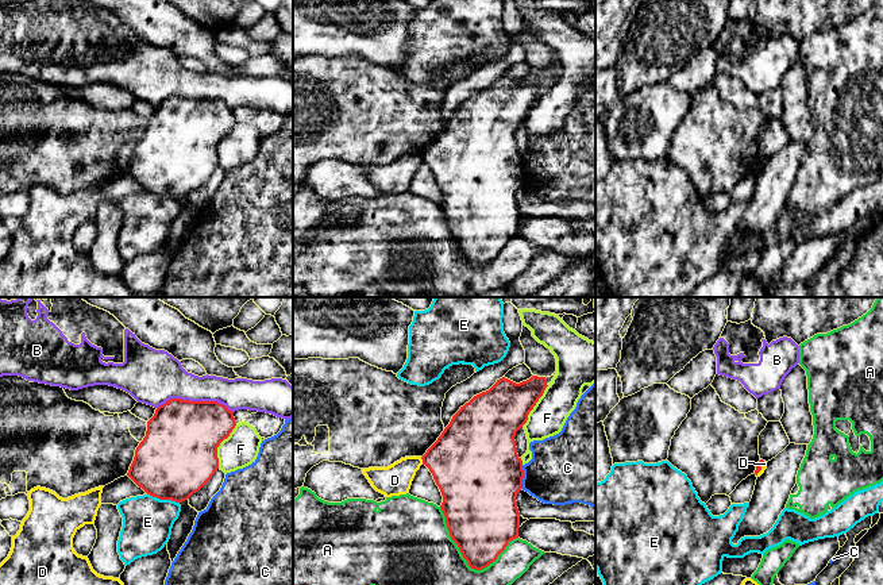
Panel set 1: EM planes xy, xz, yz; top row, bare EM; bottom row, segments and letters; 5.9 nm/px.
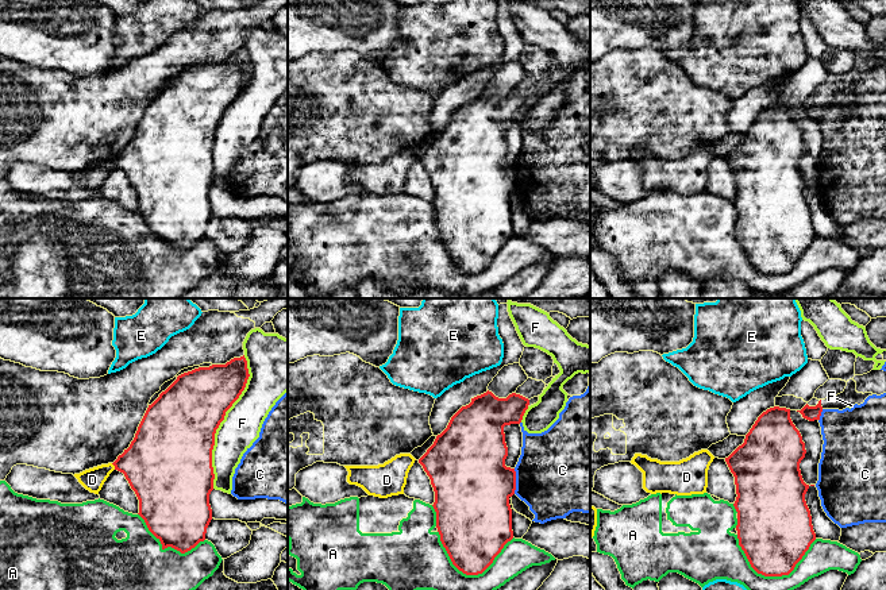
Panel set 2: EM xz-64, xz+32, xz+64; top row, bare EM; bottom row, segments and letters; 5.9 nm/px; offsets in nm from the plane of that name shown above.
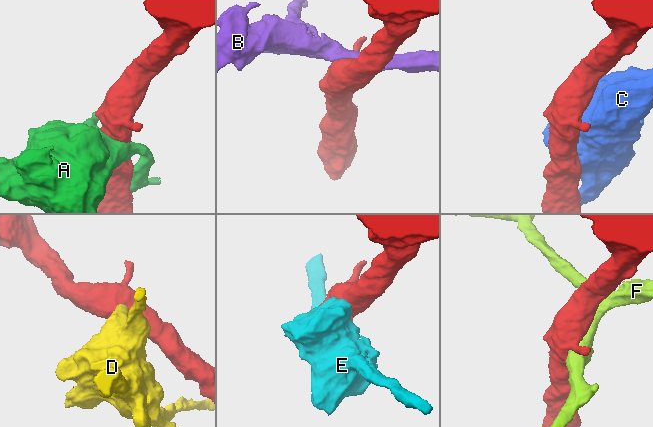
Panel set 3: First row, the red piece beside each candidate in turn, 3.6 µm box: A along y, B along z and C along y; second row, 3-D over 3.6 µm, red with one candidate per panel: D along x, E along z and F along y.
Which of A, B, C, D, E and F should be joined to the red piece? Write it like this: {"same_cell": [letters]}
{"same_cell": []}

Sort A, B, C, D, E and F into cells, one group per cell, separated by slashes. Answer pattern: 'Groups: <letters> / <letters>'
Groups: A / B / C / D / E / F

